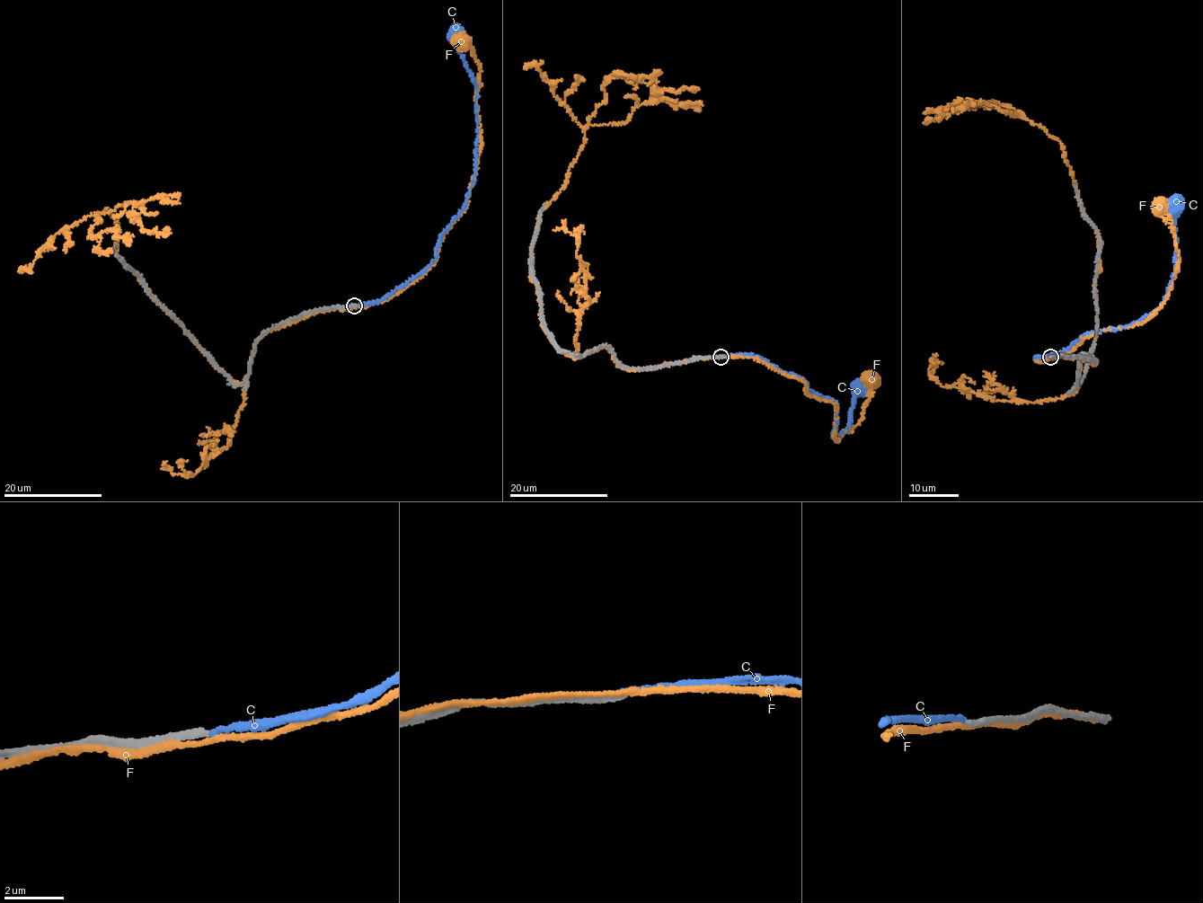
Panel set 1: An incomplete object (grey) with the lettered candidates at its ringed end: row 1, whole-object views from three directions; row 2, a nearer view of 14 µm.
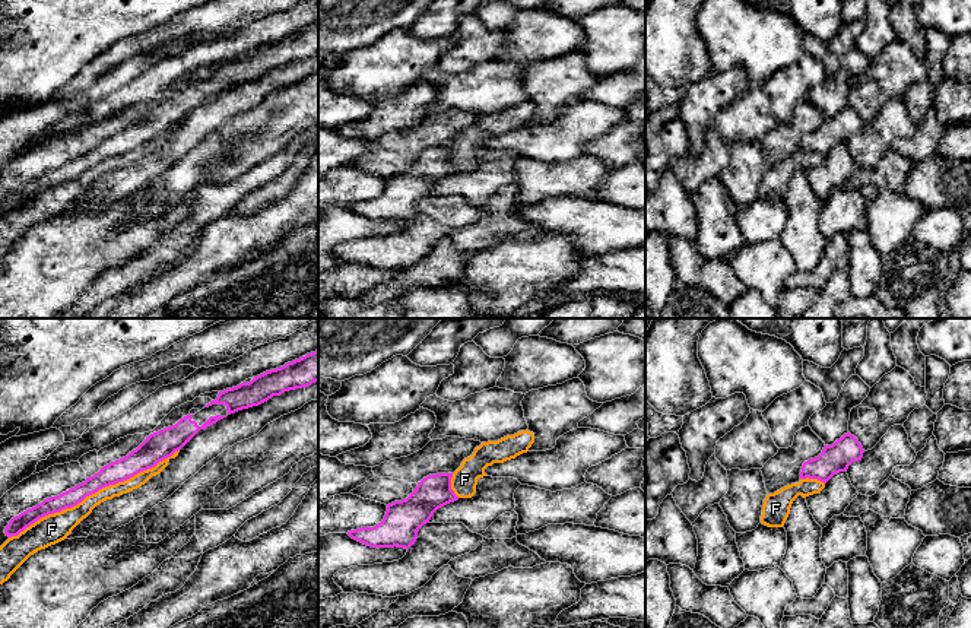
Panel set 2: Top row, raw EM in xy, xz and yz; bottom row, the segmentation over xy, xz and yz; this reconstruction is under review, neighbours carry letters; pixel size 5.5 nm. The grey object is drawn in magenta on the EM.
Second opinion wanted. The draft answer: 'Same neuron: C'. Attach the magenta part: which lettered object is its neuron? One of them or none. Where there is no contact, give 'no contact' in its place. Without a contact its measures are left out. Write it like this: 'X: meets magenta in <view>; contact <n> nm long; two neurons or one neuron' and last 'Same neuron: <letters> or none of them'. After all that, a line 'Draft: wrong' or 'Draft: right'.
C: no contact; two neurons
F: meets magenta in xy; contact 1050 nm long; two neurons
Same neuron: none of them
Draft: wrong

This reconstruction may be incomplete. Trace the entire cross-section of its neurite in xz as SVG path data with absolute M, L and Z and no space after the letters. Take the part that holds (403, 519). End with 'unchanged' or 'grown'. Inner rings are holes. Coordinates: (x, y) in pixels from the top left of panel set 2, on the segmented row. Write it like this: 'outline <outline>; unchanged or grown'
outline M453 473L423 478L406 499L387 505L381 523L374 527L350 530L348 535L371 548L409 549L415 545L419 529L429 523L434 513L458 499L451 489L451 478Z; unchanged

